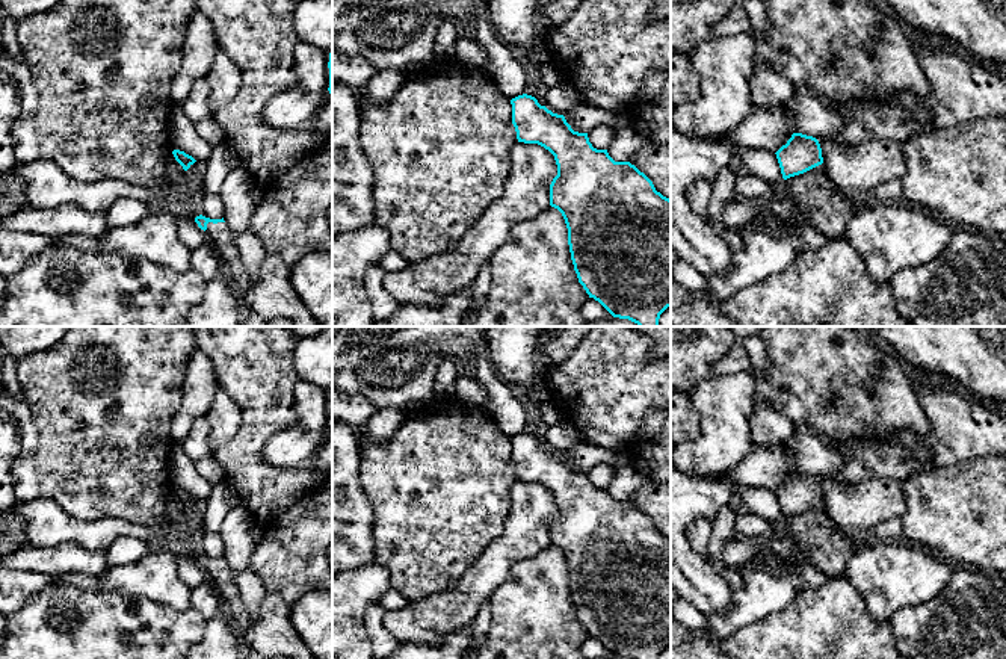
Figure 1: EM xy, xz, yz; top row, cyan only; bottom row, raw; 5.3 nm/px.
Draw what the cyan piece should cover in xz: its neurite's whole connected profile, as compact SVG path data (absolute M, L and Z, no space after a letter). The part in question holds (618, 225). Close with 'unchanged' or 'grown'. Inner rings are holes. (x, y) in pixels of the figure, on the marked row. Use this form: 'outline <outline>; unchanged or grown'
outline M523 94L511 104L518 142L538 144L554 156L557 175L550 184L550 206L565 219L579 283L613 317L628 319L639 326L659 326L660 314L671 307L671 200L657 192L634 165L615 162L607 150L594 148L588 133L574 131L563 115L541 106L535 97Z; unchanged

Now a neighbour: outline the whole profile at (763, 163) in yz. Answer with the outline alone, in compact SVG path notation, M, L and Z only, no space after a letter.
M745 148L736 166L739 172L761 177L776 187L784 183L776 154L767 150Z

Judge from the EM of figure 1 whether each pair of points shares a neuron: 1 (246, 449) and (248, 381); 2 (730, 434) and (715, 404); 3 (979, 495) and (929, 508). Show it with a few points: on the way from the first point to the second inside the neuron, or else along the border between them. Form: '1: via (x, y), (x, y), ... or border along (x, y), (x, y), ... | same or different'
1: via (254, 433), (256, 398) | same
2: via (725, 426), (725, 414), (722, 411) | same
3: via (967, 507), (941, 508) | same

